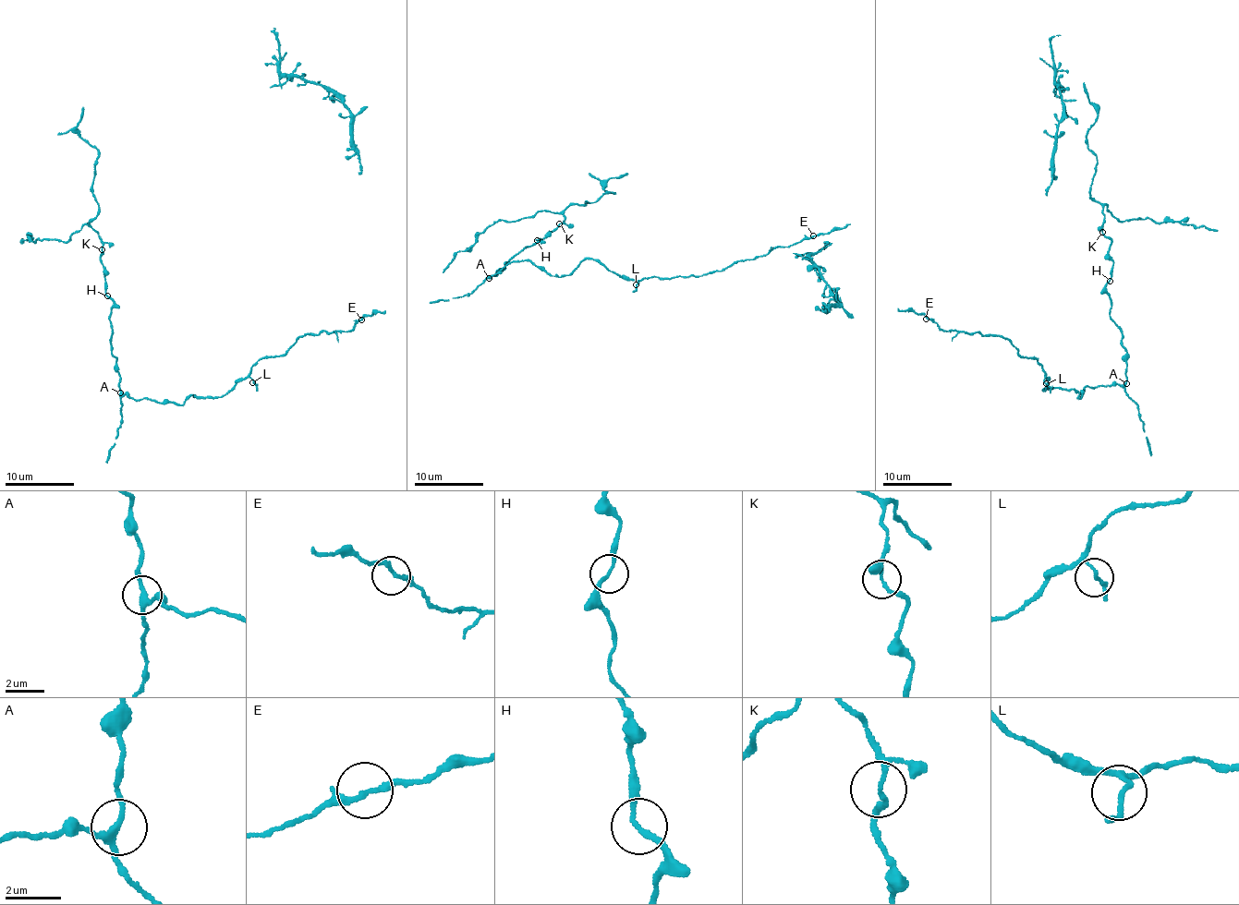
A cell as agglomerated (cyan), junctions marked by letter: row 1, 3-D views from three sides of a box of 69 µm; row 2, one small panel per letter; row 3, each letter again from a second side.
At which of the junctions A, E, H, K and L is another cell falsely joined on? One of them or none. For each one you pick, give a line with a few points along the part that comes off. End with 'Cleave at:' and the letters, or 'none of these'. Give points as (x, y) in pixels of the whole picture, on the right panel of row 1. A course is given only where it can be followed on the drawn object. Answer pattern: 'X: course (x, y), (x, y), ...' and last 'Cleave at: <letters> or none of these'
Cleave at: none of these

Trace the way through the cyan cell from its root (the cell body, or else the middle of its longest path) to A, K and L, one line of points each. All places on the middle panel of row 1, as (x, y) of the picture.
A: (611, 271), (599, 261), (584, 259), (571, 272), (555, 277), (530, 261), (521, 260), (506, 262), (489, 278)
K: (611, 271), (584, 259), (571, 272), (555, 277), (521, 260), (506, 262), (491, 277), (559, 223)
L: (611, 271), (637, 280), (636, 284)

